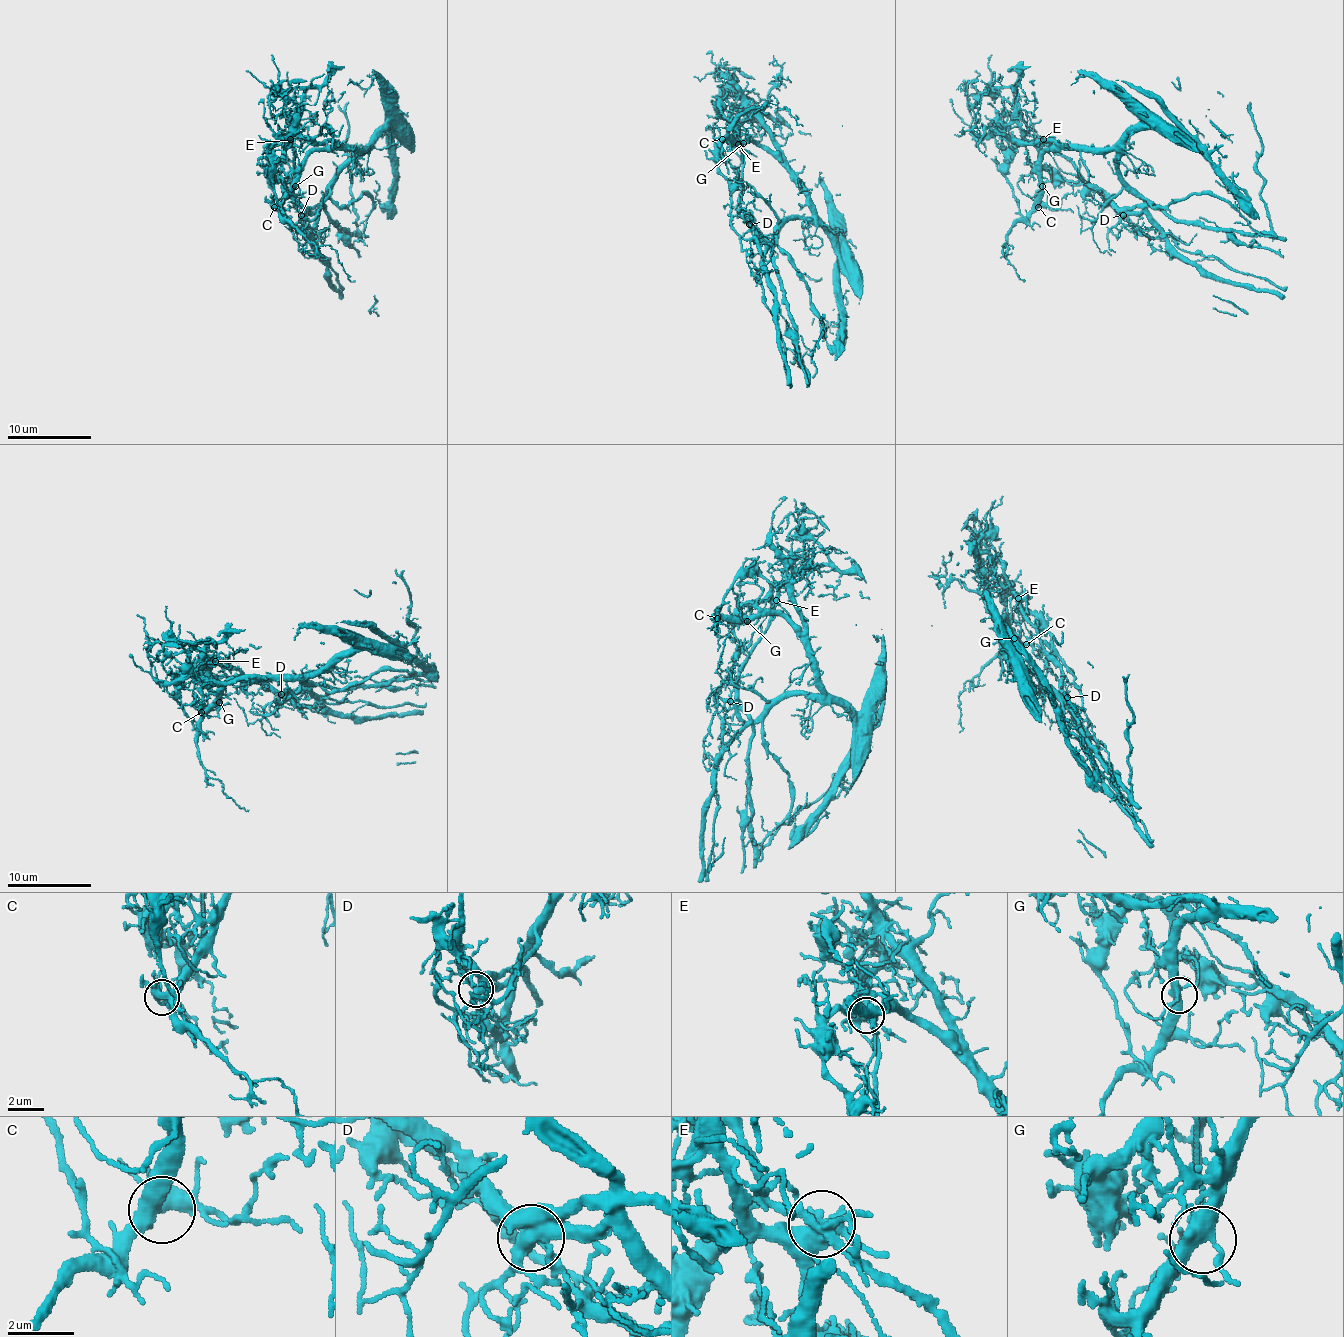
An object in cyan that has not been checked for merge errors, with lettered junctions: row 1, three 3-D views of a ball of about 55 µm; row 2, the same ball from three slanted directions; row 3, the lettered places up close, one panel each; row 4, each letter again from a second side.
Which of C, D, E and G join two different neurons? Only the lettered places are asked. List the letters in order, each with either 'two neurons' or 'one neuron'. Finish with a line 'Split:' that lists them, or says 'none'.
C: one neuron
D: two neurons
E: two neurons
G: one neuron
Split: D, E

